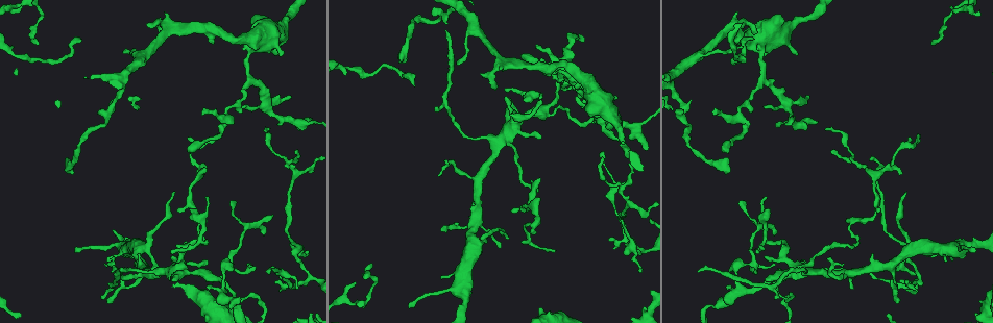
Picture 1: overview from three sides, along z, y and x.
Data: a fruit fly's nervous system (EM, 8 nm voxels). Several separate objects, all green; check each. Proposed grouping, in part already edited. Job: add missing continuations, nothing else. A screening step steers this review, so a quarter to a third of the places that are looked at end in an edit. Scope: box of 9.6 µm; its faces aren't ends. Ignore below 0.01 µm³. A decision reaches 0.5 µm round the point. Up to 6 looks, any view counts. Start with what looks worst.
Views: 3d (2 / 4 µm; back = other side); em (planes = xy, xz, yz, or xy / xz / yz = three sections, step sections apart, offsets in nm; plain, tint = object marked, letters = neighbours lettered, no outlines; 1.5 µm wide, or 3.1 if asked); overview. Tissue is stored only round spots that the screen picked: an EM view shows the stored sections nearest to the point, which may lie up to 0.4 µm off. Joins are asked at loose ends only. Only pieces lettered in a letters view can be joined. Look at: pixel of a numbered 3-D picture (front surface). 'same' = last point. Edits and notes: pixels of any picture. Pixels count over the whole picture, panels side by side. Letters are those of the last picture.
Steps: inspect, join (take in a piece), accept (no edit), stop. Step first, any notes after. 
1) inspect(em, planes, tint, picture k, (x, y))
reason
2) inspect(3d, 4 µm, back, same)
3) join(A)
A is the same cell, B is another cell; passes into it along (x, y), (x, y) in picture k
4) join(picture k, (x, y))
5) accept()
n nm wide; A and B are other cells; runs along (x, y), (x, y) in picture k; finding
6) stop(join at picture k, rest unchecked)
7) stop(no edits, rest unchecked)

inspect(3d, 2 µm, picture 1, (615, 96))
free end

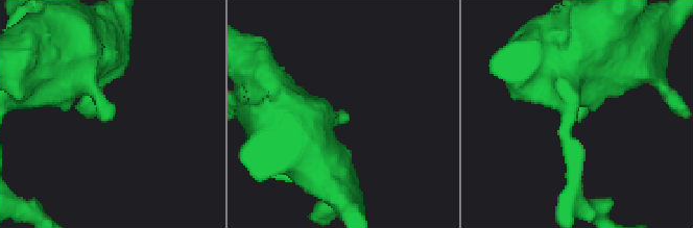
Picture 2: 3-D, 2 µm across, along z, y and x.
inspect(em, planes, letters, picture 2, (107, 121))
now the EM

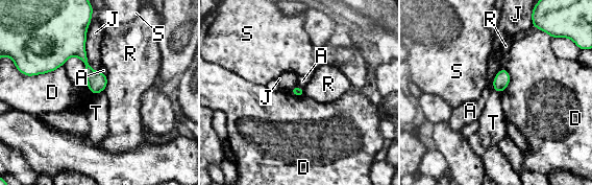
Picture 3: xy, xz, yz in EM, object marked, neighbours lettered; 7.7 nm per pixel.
accept()
J touches over 360 nm; A, D, J, R, S and T are other cells; no lettered piece goes on from it

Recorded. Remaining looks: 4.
inspect(3d, 2 µm, picture 1, (775, 264))
thin end

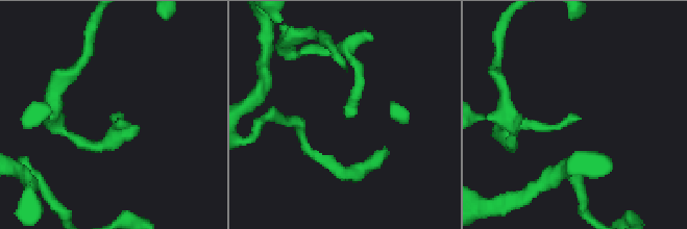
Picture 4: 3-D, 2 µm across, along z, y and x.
inspect(em, planes, letters, picture 4, (572, 118))

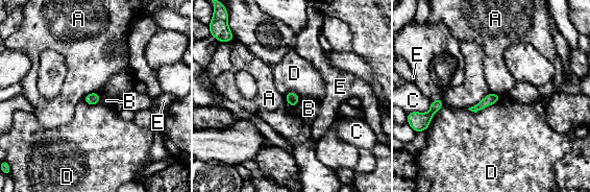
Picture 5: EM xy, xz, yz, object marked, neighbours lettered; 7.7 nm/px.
accept()
A, B, C, D and E are other cells; border along (501, 98), (476, 112), (467, 109) in picture 5; none of them fits

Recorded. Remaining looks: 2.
inspect(em, planes, letters, picture 1, (806, 127))
free end

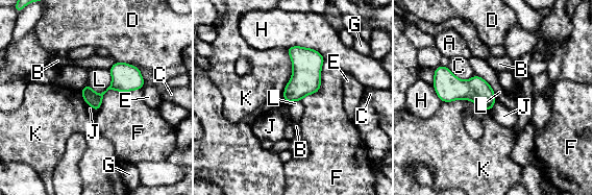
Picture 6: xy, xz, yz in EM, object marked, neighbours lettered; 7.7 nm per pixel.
accept()
120 nm wide; K touches over 420 nm; A, B, C, D, E, F, G, H, J, K and L are other cells; none of them fits

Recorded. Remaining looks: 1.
stop(no edits, rest unchecked)

